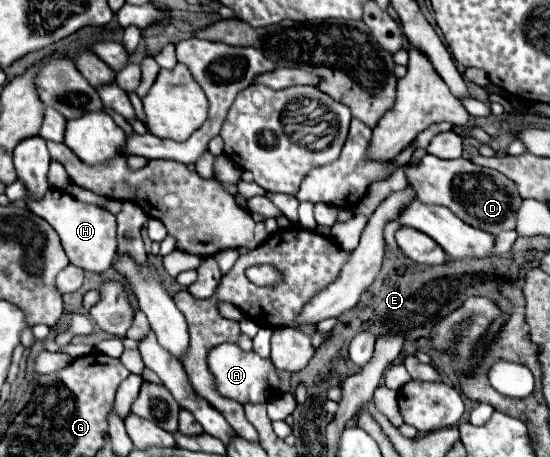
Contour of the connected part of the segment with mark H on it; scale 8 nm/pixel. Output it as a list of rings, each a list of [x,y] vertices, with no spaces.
[[[50,187],[48,193],[40,201],[32,201],[32,197],[28,197],[26,205],[34,215],[46,219],[56,229],[72,265],[78,265],[86,271],[102,273],[114,263],[114,257],[116,257],[116,217],[110,211],[106,211],[98,205],[82,203],[82,201],[74,199],[72,195],[68,195],[60,189],[54,189],[54,187]]]

